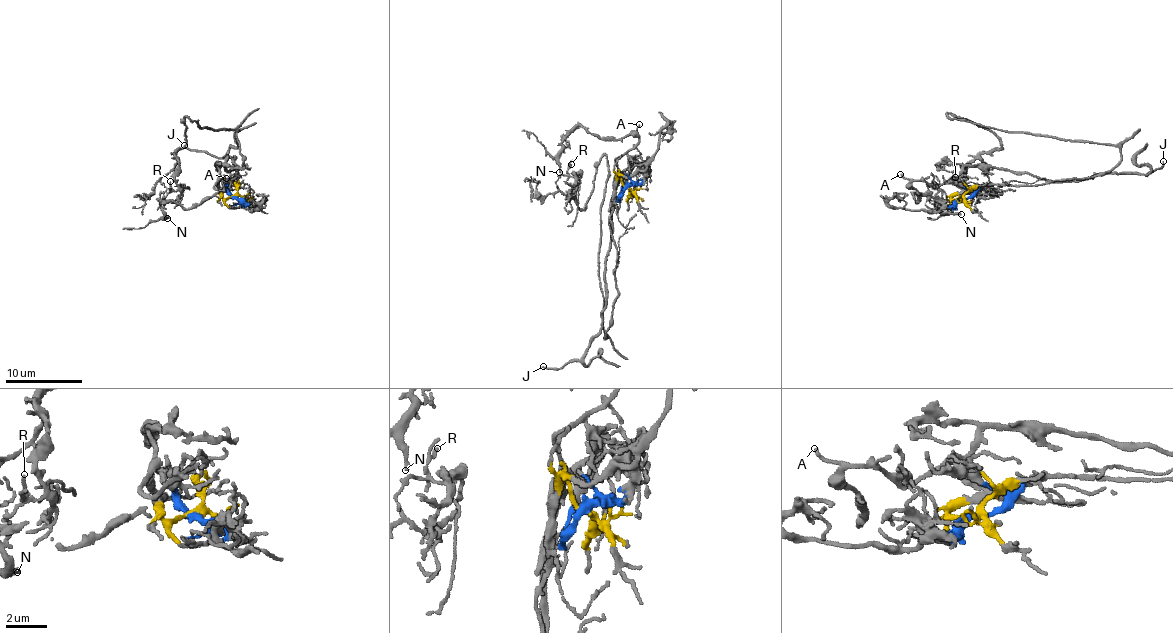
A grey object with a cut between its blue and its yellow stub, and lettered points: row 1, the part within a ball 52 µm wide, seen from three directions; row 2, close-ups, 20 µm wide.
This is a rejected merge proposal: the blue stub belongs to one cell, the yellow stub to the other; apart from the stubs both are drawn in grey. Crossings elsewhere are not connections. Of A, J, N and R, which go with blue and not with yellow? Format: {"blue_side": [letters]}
{"blue_side": ["R"]}

